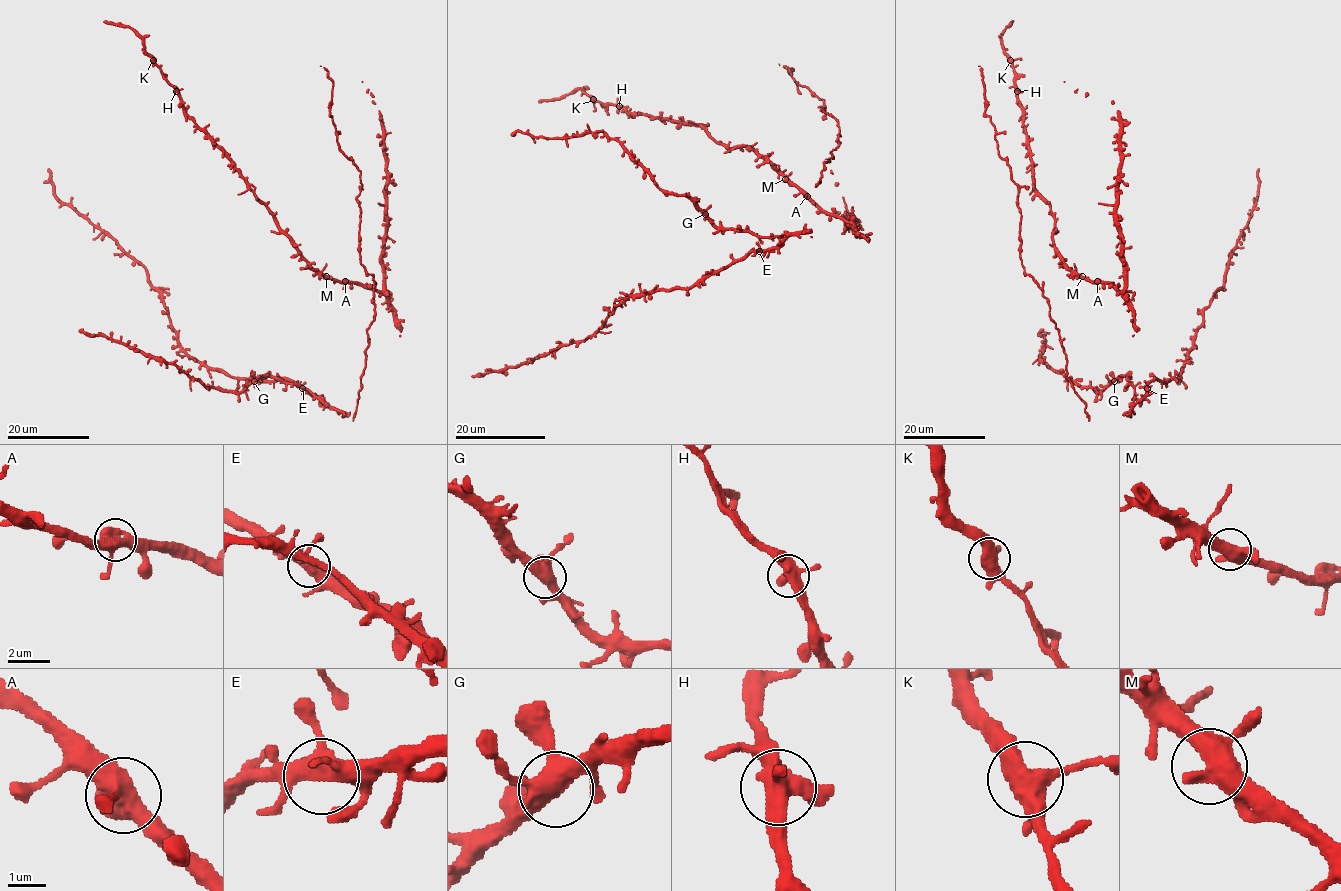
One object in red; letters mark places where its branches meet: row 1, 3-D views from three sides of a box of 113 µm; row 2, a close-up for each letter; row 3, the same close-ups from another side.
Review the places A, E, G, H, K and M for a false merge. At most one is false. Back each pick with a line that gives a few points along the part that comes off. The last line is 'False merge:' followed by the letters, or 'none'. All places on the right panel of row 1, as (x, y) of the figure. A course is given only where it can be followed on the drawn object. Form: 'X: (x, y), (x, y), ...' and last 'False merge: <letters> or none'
False merge: none

